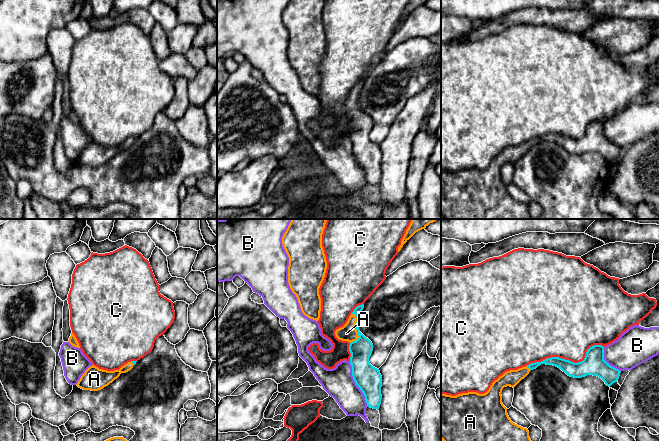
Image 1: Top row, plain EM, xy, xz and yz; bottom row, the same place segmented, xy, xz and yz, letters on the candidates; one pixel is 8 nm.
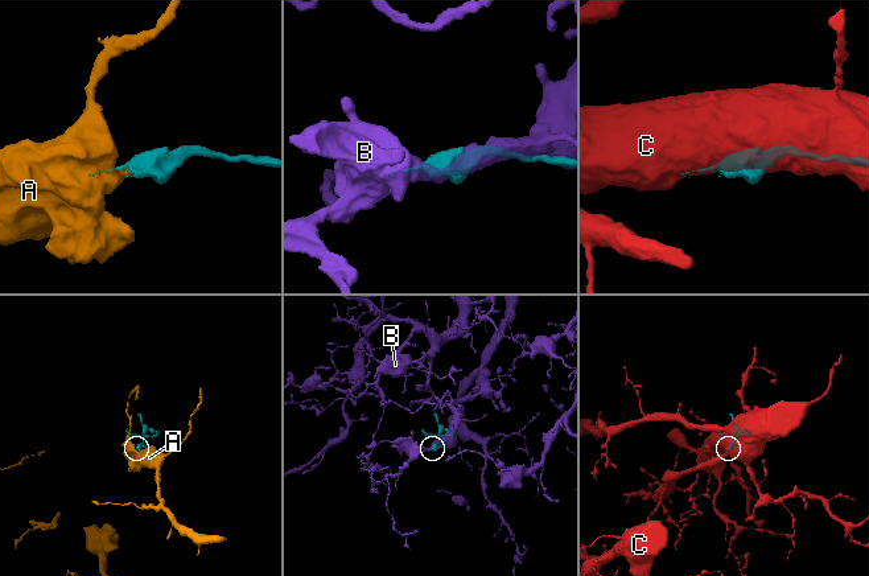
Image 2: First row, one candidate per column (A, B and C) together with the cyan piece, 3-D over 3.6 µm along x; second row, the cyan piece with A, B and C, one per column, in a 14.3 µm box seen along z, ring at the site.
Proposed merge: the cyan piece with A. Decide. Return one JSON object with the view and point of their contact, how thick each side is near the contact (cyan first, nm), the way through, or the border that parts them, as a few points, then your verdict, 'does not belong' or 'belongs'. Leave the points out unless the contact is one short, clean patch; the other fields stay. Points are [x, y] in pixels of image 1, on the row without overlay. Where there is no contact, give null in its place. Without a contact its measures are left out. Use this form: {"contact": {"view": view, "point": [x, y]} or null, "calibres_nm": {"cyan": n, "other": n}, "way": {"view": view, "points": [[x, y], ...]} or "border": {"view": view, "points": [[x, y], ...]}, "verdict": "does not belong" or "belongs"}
{"contact": {"view": "xz", "point": [355, 104]}, "calibres_nm": {"cyan": 170, "other": 130}, "verdict": "belongs"}

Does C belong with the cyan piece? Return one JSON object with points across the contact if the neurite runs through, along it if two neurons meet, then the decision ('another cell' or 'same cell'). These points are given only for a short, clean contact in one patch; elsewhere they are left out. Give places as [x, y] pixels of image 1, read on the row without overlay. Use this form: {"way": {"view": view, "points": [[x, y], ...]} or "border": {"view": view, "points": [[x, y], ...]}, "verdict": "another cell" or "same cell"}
{"verdict": "another cell"}

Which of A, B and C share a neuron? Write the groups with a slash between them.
A / B / C

